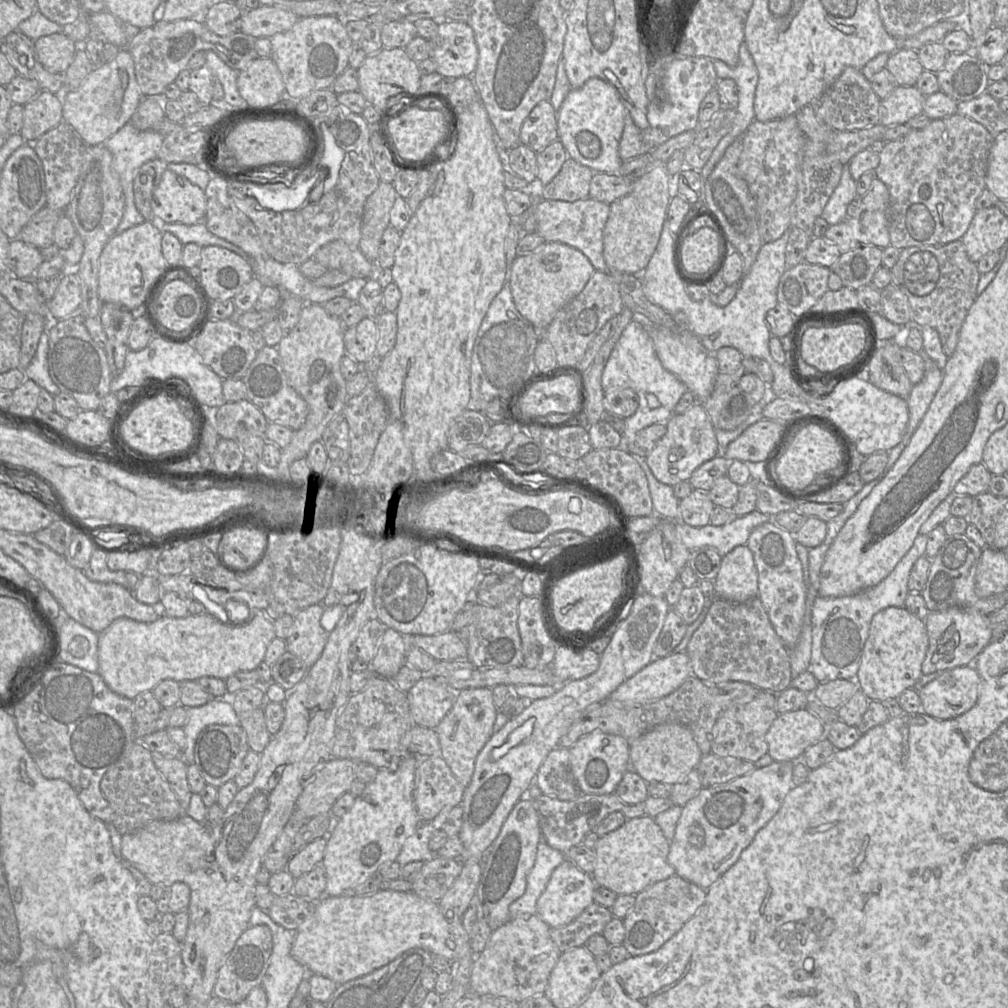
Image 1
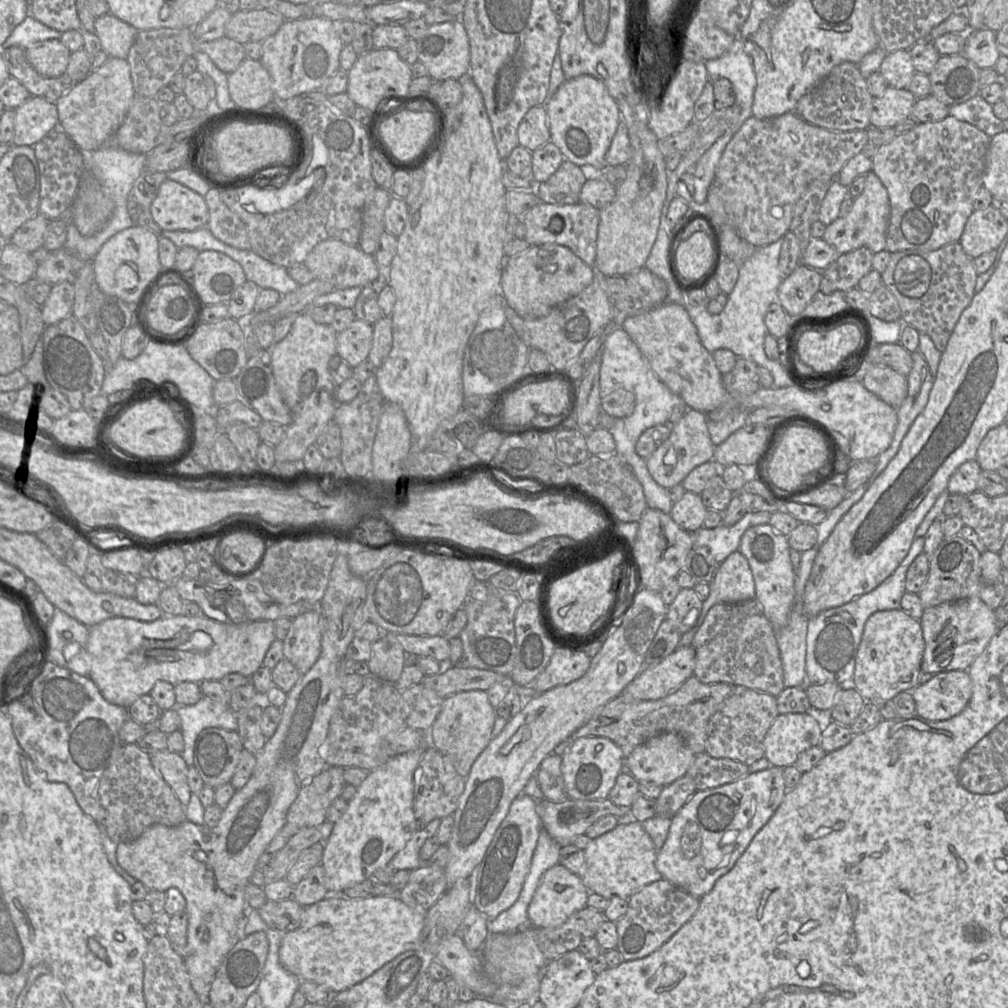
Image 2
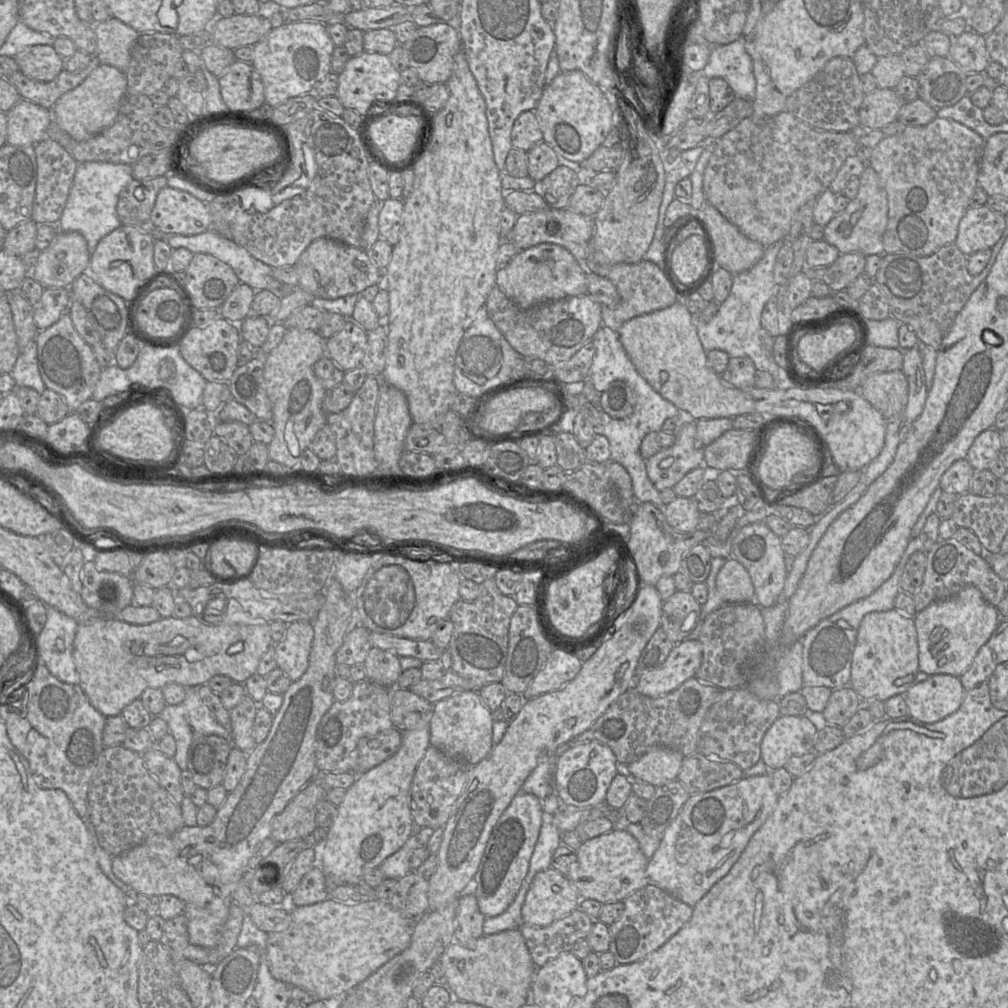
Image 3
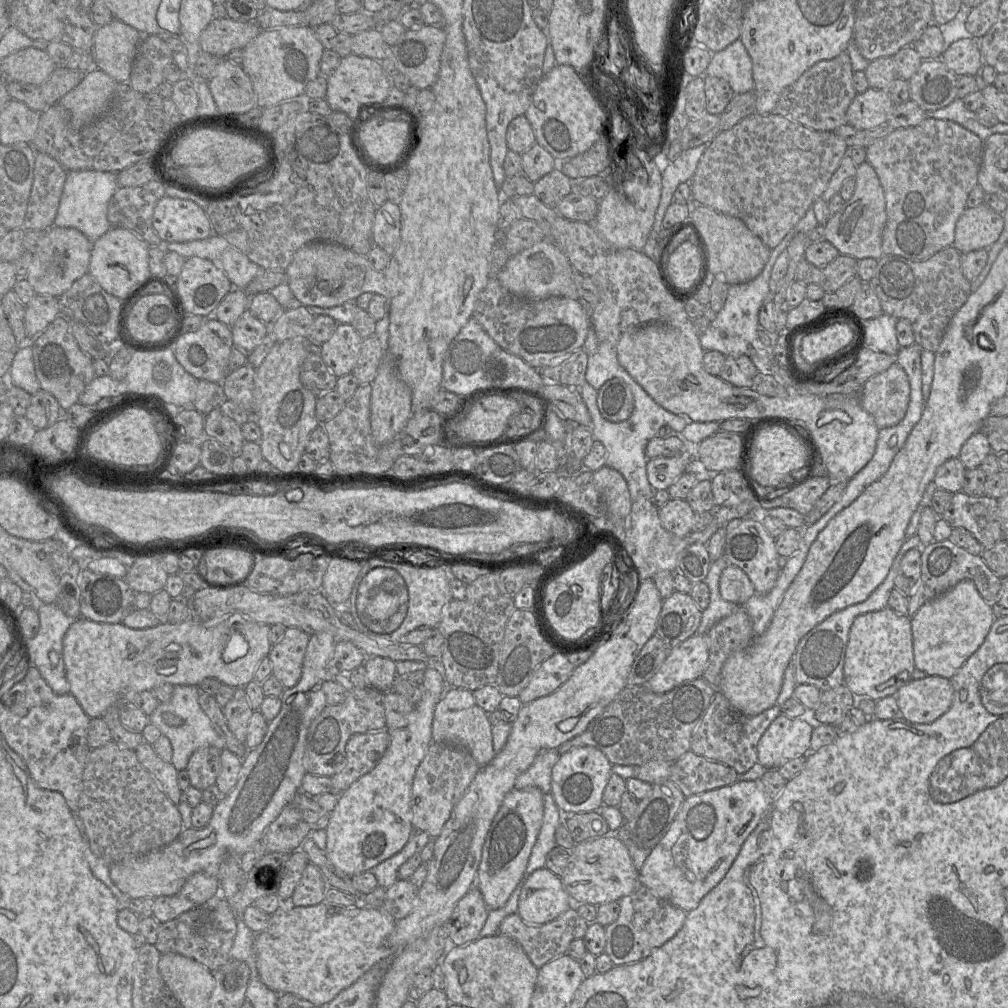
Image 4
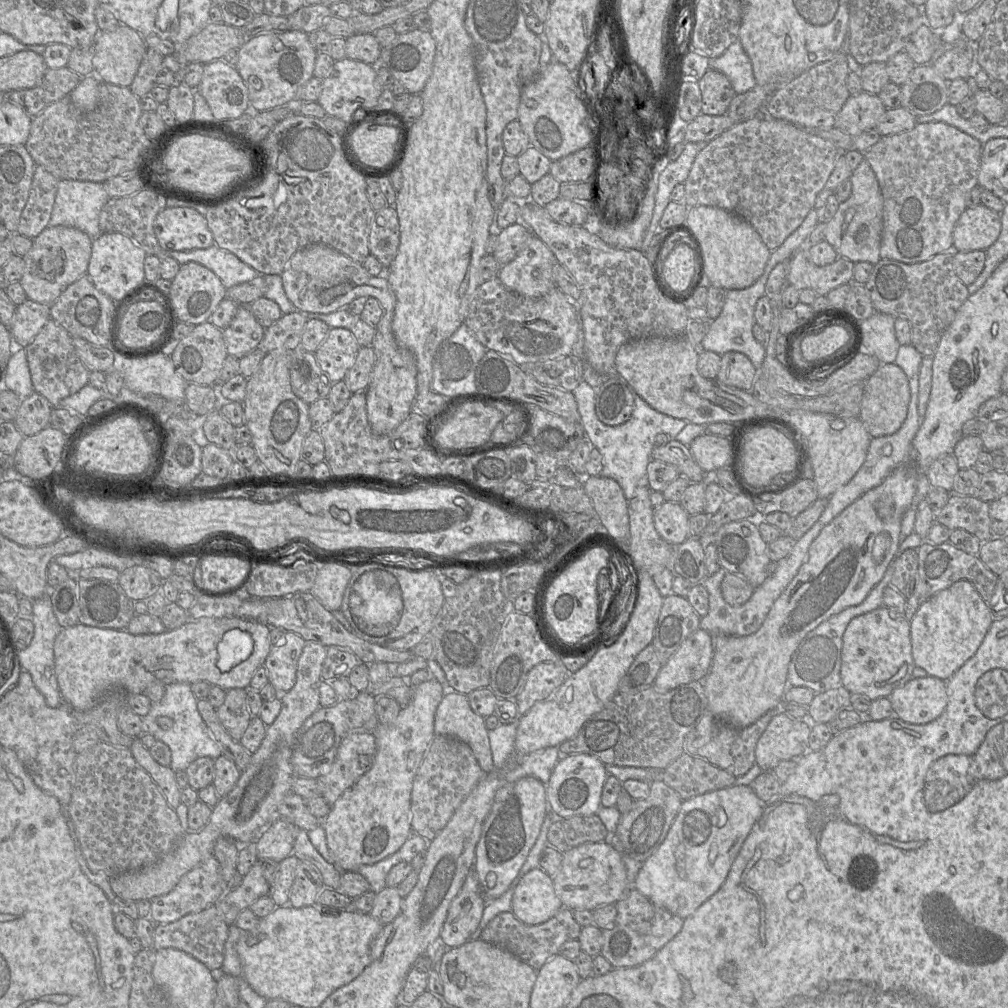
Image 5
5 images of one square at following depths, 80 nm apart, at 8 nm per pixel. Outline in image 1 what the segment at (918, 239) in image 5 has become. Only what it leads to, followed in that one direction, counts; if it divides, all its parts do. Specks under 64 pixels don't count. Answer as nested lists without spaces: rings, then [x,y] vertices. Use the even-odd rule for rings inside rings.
[[[957,113],[932,120],[921,129],[887,141],[879,152],[879,165],[874,170],[890,194],[890,245],[905,249],[913,246],[945,245],[960,240],[966,233],[975,213],[975,201],[986,188],[985,177],[988,153],[994,138],[989,131],[973,119]]]

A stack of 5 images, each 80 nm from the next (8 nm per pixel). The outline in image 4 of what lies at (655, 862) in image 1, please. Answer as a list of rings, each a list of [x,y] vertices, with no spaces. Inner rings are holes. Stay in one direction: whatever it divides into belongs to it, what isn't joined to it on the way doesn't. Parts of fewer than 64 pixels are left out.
[[[604,835],[587,839],[576,843],[570,850],[569,864],[561,880],[575,905],[619,901],[642,885],[627,846],[616,837]]]

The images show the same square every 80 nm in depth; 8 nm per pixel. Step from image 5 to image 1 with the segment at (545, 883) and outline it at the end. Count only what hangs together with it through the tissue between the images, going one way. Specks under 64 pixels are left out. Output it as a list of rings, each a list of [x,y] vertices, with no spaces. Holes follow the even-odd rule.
[[[565,859],[551,874],[545,890],[537,900],[537,915],[550,927],[562,927],[576,919],[594,902],[597,885],[591,876]]]

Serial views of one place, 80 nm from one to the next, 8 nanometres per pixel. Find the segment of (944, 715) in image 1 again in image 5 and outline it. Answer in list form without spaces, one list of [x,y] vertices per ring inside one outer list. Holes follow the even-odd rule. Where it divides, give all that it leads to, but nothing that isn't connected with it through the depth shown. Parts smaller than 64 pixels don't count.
[[[930,675],[912,678],[887,698],[897,718],[911,724],[926,724],[939,717],[947,706],[946,681]]]

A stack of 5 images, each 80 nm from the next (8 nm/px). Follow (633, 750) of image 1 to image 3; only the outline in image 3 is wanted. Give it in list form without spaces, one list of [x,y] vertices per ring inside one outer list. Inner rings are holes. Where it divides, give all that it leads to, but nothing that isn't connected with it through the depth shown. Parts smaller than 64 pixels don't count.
[[[654,746],[639,759],[628,764],[630,779],[632,781],[650,783],[655,787],[677,779],[683,763],[684,756],[677,750],[664,746]]]

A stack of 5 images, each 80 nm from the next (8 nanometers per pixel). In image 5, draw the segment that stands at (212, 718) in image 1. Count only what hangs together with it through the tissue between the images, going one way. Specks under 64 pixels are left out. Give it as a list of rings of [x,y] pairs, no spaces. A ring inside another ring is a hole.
[[[171,683],[166,685],[164,697],[159,702],[152,702],[149,713],[142,718],[142,733],[153,735],[170,748],[170,767],[174,772],[186,770],[197,758],[217,759],[222,754],[221,747],[198,711],[197,701],[189,683]]]

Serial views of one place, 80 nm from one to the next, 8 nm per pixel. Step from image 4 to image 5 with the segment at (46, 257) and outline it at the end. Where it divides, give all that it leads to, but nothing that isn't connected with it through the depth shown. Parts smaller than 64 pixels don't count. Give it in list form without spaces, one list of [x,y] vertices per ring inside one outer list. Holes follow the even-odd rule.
[[[48,226],[35,237],[31,249],[22,256],[25,269],[19,282],[27,299],[51,306],[70,284],[87,273],[92,240],[86,233],[65,226]]]

